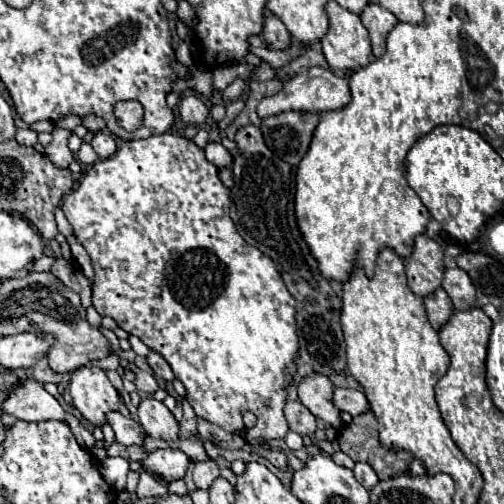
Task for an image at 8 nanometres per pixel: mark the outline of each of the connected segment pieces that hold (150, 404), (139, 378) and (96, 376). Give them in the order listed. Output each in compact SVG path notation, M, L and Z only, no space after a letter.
M153 397L143 399L137 413L141 427L147 431L149 437L163 441L179 439L179 425L171 411L161 401L155 401Z
M129 365L129 369L131 371L135 371L135 387L139 389L139 391L145 391L145 393L155 393L157 389L159 389L159 385L157 385L157 381L153 379L153 375L151 373L147 373L147 371L141 371L139 367L135 367L135 365Z
M81 367L73 373L69 391L77 411L85 421L91 421L93 427L103 427L107 423L105 415L119 411L119 395L103 369Z

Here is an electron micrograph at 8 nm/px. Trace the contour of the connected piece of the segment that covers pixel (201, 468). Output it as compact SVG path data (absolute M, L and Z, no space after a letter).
M213 459L209 461L203 461L203 463L195 463L195 469L193 469L193 481L195 481L195 487L197 489L209 489L211 483L219 477L219 467Z

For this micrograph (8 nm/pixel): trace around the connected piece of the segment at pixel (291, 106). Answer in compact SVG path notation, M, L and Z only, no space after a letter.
M309 67L301 71L299 75L291 77L283 89L271 97L265 97L259 103L259 117L271 117L283 111L311 111L311 113L323 113L323 111L337 111L343 109L351 101L349 85L345 79L337 77L333 71L323 67Z

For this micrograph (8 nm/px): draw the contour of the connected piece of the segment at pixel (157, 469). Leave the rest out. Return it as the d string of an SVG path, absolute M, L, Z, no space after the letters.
M157 449L149 453L145 459L131 463L133 471L139 473L139 469L145 469L149 475L157 475L167 483L183 479L187 467L189 467L189 457L179 449Z

